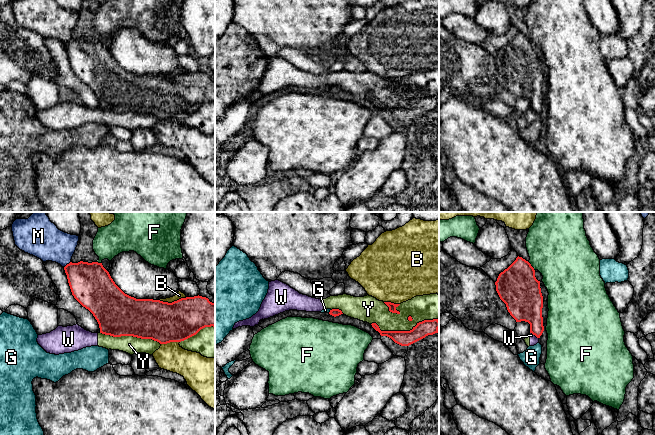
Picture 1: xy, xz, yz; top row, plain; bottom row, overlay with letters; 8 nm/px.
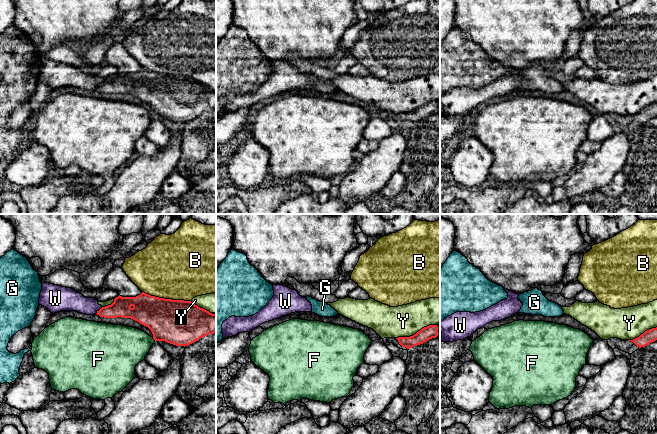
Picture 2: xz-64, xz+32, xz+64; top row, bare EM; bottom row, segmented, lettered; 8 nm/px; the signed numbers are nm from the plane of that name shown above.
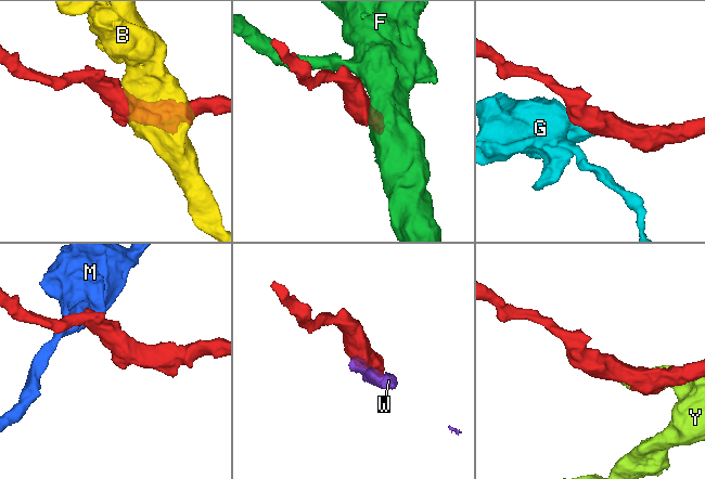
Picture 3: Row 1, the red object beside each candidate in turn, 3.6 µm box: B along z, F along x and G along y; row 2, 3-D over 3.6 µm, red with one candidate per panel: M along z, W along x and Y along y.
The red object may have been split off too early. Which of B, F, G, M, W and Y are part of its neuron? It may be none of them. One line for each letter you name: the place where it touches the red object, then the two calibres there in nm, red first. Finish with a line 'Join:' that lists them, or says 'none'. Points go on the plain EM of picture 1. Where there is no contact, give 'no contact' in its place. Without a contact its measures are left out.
Join: none

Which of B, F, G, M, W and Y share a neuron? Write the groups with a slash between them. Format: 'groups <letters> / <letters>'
groups B / F / G / M / W Y

